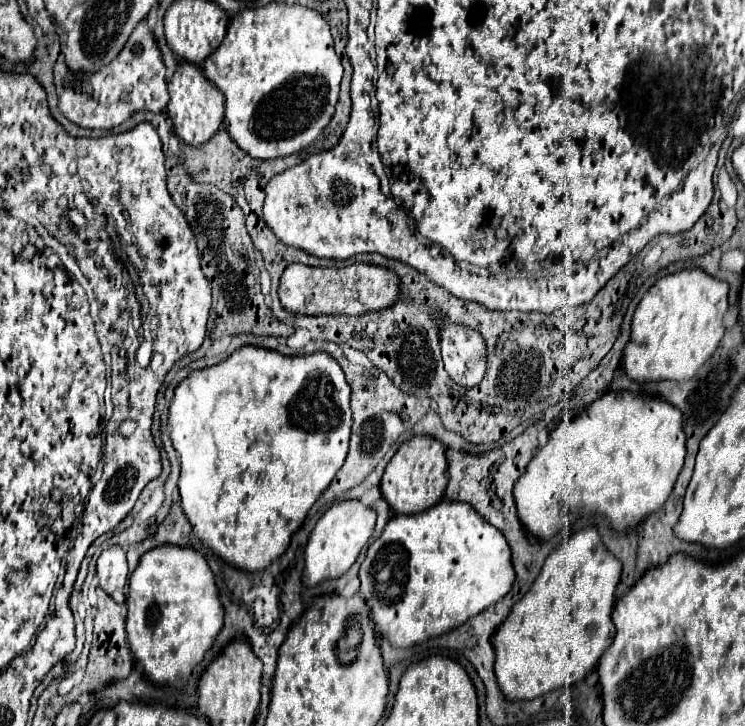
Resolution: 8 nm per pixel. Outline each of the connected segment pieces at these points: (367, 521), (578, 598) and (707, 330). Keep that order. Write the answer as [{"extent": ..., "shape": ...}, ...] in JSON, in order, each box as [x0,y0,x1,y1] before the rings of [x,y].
[{"extent":[303,500,375,586],"shape":[[[341,500],[333,504],[313,528],[307,548],[305,548],[305,576],[303,582],[307,586],[315,586],[329,578],[343,576],[353,562],[357,560],[363,546],[367,546],[373,528],[375,528],[375,510],[365,506],[361,500]]]},{"extent":[493,526,621,700],"shape":[[[597,526],[583,528],[565,538],[545,560],[541,574],[529,592],[515,604],[505,622],[493,636],[495,676],[507,700],[533,700],[555,688],[569,687],[583,680],[599,662],[601,654],[611,646],[615,634],[611,610],[615,604],[615,588],[621,578],[621,562],[601,542]]]},{"extent":[623,268,729,382],"shape":[[[689,268],[675,274],[669,274],[657,280],[647,294],[641,298],[633,322],[631,322],[631,340],[623,352],[623,370],[629,378],[637,382],[651,380],[689,380],[695,372],[709,360],[723,338],[723,314],[729,308],[729,282],[707,274],[703,268]]]}]

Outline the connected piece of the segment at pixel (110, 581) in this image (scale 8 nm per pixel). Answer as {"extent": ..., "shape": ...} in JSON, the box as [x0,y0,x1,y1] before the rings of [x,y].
{"extent":[97,546,129,594],"shape":[[[121,546],[105,548],[97,560],[99,586],[107,594],[113,594],[117,588],[123,588],[127,584],[127,574],[129,570],[127,570],[125,550]]]}

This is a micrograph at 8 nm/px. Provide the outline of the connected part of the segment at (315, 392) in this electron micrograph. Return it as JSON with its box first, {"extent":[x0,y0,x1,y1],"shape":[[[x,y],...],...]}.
{"extent":[167,346,351,572],"shape":[[[243,346],[235,350],[227,360],[191,372],[179,386],[175,388],[171,406],[169,406],[169,418],[167,418],[167,432],[173,442],[173,448],[177,450],[179,462],[181,462],[181,476],[179,476],[179,492],[181,492],[181,506],[191,522],[193,534],[207,544],[221,560],[235,564],[247,572],[265,570],[273,560],[277,560],[289,546],[289,540],[293,532],[299,530],[303,524],[309,508],[315,504],[315,500],[321,496],[321,492],[331,484],[335,474],[345,462],[347,448],[349,448],[349,436],[351,436],[351,394],[349,384],[343,376],[341,366],[333,356],[327,352],[313,352],[307,356],[285,356],[275,350],[259,348],[259,346]]]}

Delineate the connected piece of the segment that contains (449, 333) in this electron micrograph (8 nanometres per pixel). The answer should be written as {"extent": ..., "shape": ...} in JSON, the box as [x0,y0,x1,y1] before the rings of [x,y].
{"extent":[441,316,487,388],"shape":[[[447,316],[441,318],[441,354],[447,374],[465,388],[481,382],[487,366],[487,352],[483,338],[461,324],[451,324]]]}

